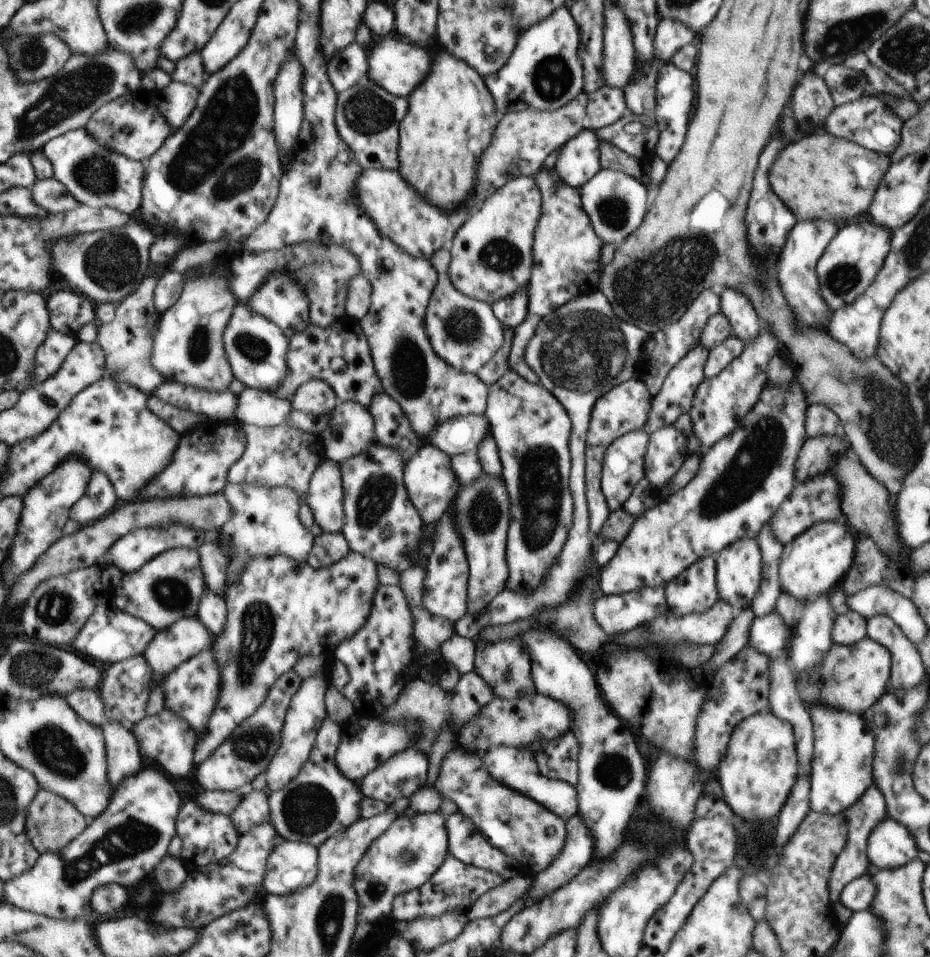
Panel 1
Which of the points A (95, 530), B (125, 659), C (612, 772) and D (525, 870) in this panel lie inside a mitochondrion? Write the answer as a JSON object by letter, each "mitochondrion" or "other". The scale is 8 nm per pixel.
{"A":"other","B":"other","C":"mitochondrion","D":"other"}

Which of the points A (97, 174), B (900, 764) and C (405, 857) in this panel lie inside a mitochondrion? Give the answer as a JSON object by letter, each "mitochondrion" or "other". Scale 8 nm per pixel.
{"A":"mitochondrion","B":"mitochondrion","C":"mitochondrion"}

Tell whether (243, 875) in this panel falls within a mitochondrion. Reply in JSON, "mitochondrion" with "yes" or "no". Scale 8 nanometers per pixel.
{"mitochondrion":"no"}

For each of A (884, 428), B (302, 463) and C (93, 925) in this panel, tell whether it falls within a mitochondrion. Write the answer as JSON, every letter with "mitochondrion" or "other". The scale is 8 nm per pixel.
{"A":"mitochondrion","B":"mitochondrion","C":"other"}

